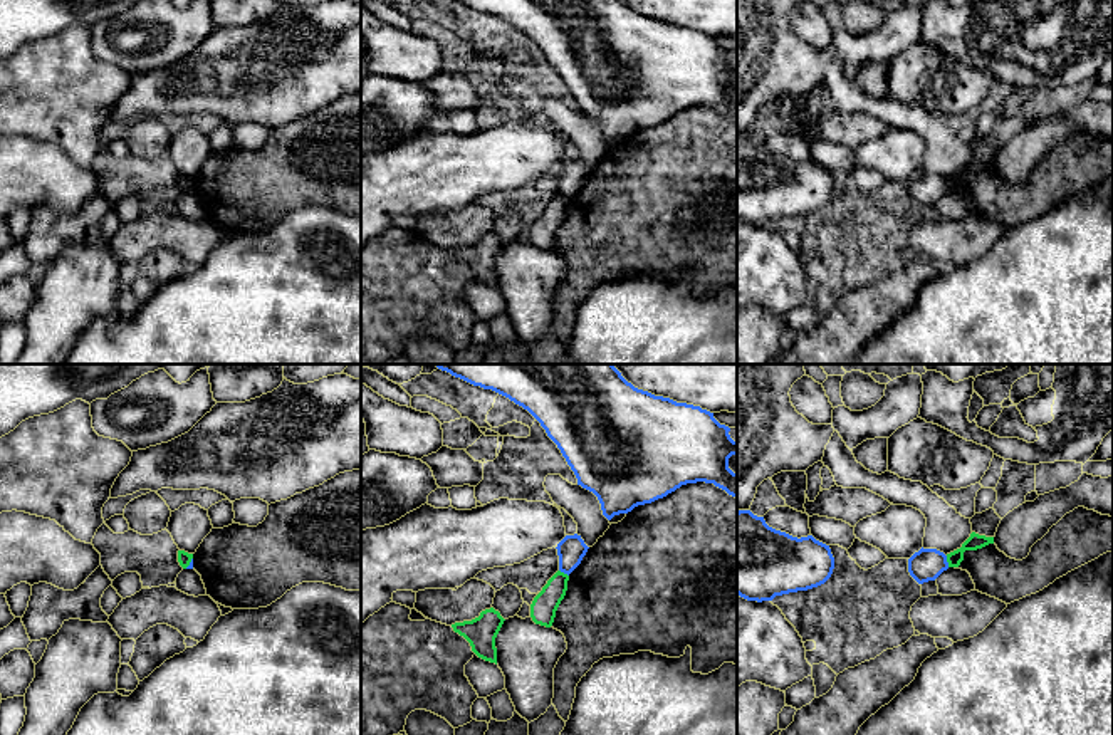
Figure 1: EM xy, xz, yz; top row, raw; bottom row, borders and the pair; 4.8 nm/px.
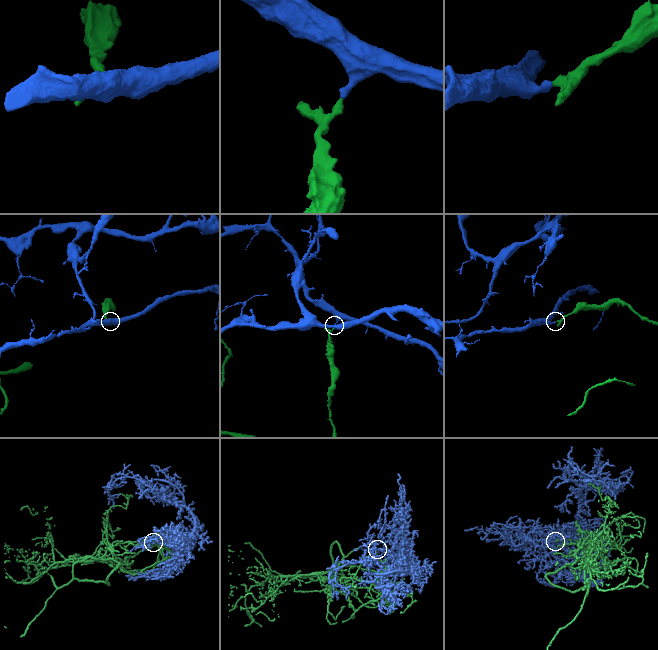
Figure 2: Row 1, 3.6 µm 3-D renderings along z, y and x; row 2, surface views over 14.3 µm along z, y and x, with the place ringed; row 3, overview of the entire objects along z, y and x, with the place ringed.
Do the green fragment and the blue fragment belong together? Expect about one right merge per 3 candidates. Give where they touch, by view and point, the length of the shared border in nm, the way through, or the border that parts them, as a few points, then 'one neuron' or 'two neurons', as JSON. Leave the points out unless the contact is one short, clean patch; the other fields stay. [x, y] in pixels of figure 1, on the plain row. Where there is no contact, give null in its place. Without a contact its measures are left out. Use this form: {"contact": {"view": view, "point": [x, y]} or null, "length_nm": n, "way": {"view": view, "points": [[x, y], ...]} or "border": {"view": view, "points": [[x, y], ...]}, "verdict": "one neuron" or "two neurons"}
{"contact": {"view": "yz", "point": [947, 185]}, "length_nm": 60, "border": {"view": "yz", "points": [[945, 180], [949, 190]]}, "verdict": "two neurons"}

